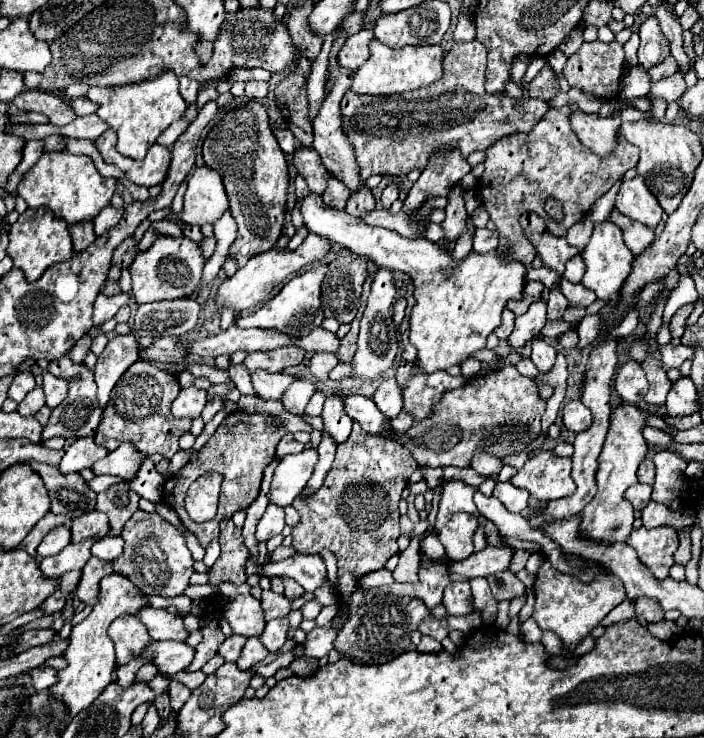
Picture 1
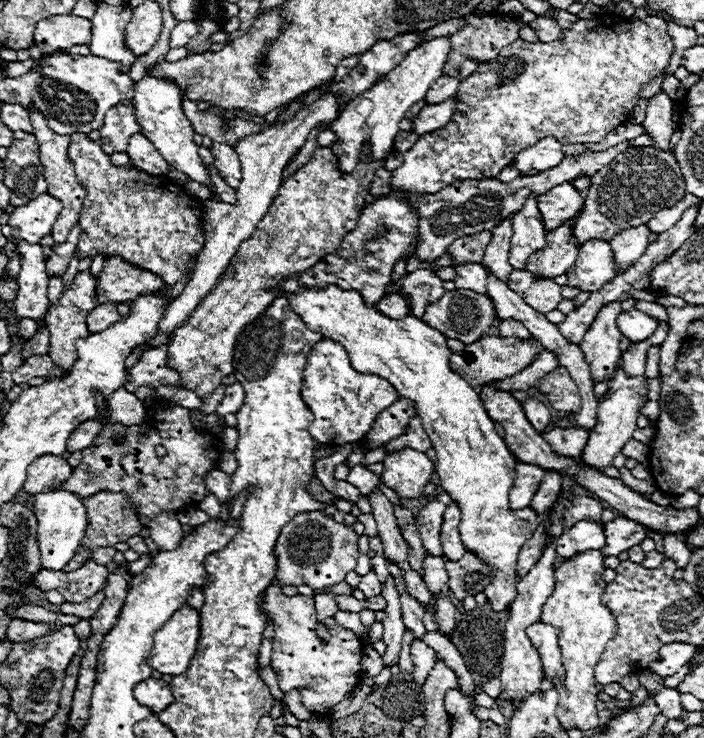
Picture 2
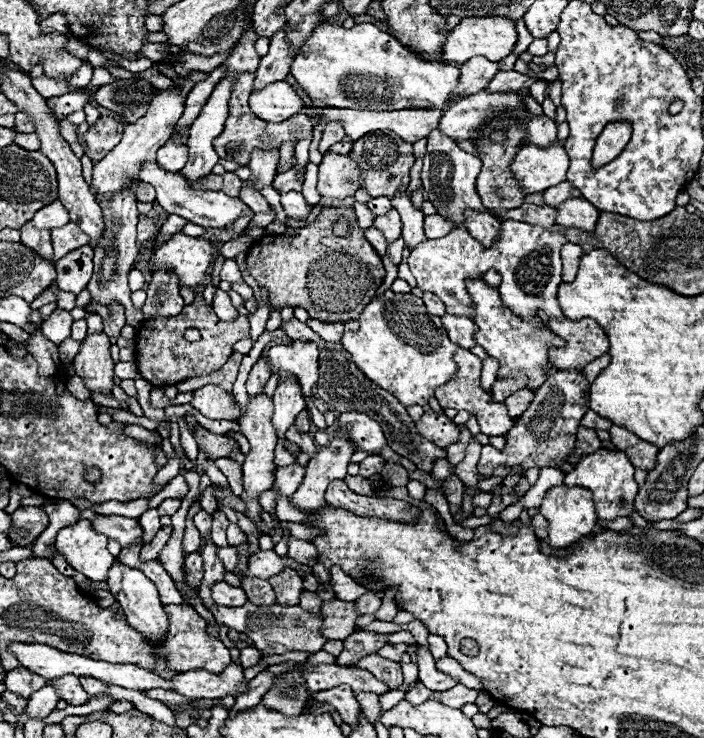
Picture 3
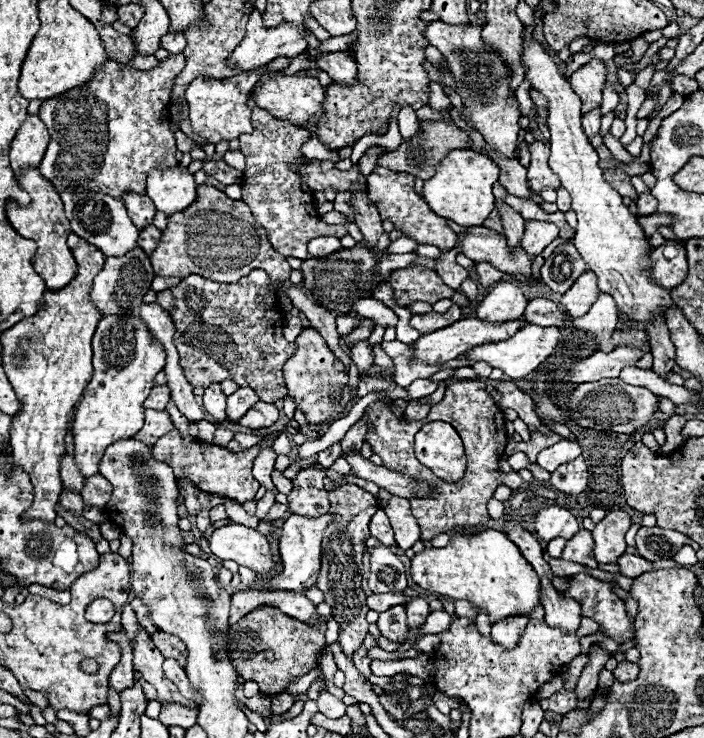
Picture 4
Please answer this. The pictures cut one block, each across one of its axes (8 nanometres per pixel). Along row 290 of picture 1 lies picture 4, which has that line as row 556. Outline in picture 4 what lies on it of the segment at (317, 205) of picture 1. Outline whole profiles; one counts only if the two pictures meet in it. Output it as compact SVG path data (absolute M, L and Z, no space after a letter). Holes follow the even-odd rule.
M490 528L478 530L474 534L456 532L450 536L448 546L414 554L410 576L424 590L438 592L454 600L470 600L478 608L486 608L490 622L508 616L530 614L532 608L540 604L538 574L504 532Z

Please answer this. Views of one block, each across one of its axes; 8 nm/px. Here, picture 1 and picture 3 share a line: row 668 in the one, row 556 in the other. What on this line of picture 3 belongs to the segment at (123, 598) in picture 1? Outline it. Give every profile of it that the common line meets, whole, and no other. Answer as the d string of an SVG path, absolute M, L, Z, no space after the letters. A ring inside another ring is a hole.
M78 520L72 526L60 528L56 534L56 550L74 570L94 582L106 580L110 564L116 562L116 558L106 550L106 544L108 538L94 532L88 520Z

